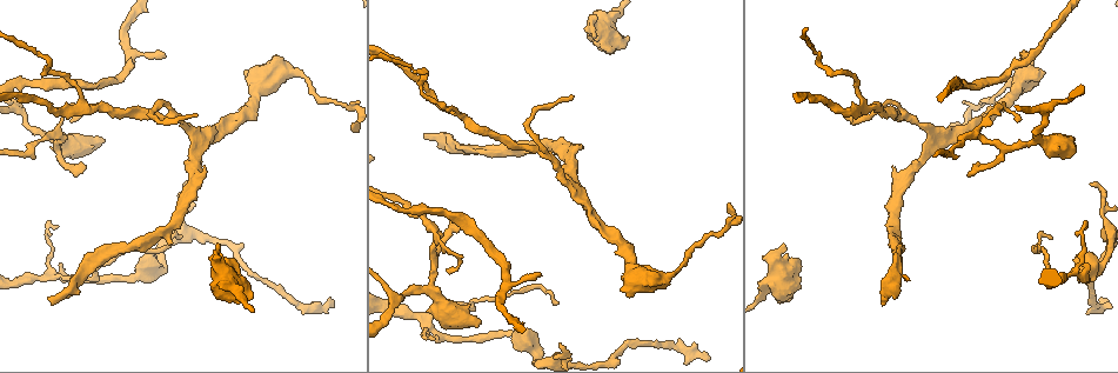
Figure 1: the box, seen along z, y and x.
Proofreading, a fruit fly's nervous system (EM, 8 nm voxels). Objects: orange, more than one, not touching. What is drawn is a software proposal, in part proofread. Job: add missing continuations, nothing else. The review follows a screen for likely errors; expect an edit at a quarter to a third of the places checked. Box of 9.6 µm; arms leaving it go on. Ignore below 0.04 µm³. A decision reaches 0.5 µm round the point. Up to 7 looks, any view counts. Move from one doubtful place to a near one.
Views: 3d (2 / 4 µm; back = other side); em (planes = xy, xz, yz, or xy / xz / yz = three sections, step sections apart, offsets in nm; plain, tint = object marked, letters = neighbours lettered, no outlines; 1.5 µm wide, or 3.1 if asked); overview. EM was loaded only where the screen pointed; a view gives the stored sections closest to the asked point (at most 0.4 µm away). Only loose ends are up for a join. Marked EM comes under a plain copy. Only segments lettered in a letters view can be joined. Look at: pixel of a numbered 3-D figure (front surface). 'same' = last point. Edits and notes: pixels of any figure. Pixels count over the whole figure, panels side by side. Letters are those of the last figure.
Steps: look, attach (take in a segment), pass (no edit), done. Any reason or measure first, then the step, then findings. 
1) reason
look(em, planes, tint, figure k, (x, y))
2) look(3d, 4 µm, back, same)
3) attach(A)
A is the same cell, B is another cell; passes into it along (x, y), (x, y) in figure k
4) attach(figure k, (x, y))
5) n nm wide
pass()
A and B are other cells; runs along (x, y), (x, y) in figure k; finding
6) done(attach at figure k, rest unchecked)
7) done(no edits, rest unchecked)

tapers out
look(em, planes, letters, figure 1, (1084, 225))

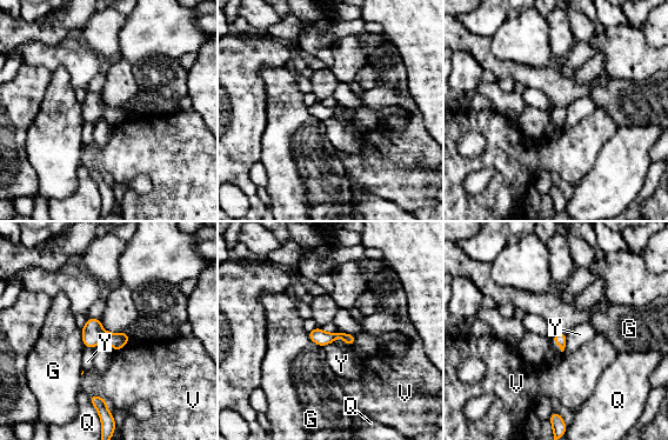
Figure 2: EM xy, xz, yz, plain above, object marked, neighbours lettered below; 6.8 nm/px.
90 nm wide
pass()
G, Q, V and Y are other cells; runs along (312, 334), (342, 335), (352, 340) in figure 2; no lettered segment goes on from it

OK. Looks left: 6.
look(3d, 2 µm, figure 1, (1092, 182))

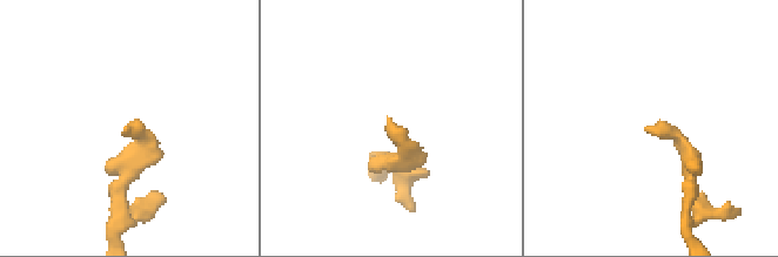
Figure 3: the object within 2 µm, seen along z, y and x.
shape alone is not enough
look(em, xz, step 8, letters, figure 3, (649, 127))

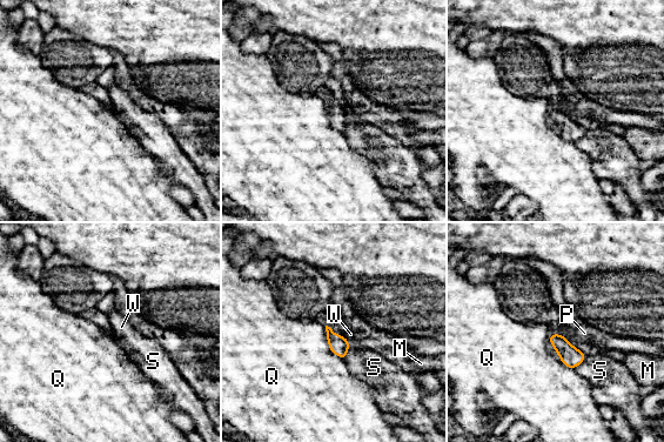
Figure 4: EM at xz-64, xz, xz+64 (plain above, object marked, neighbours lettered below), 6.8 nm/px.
look(em, planes, letters, same)

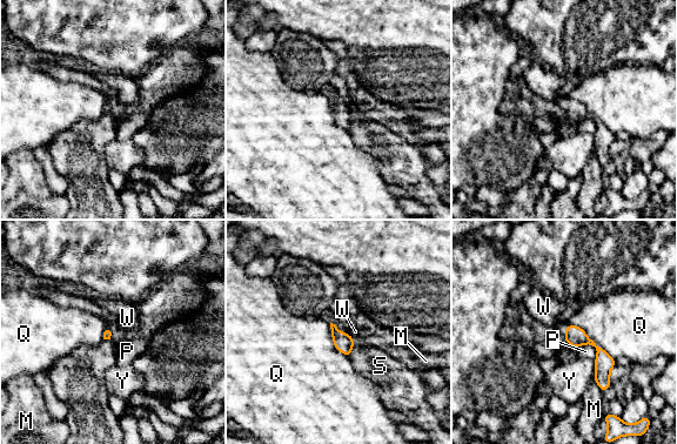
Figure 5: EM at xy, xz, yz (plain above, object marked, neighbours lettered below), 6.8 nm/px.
pass()
M, P, Q, S, W and Y are other cells; border along (569, 322), (580, 327), (614, 360) in figure 5; none of them fits

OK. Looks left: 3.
look(3d, 4 µm, figure 1, (330, 298))

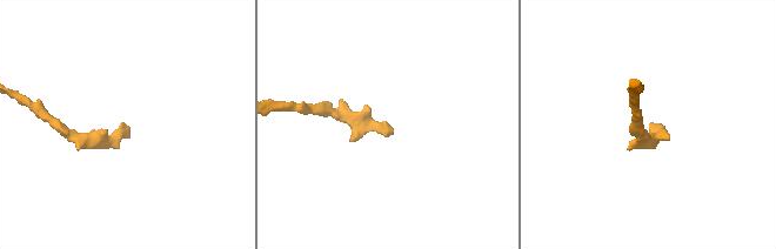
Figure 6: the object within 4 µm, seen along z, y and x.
now the EM
look(em, planes, letters, figure 6, (120, 128))

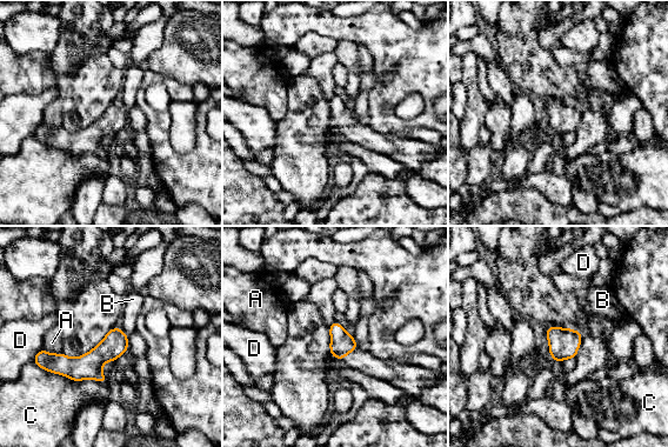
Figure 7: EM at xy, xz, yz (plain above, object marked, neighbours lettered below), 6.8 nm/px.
C touches over 550 nm
pass()
A, B, C and D are other cells; border along (118, 327), (127, 335) in figure 7; none of them fits

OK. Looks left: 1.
done(no edits, rest unchecked)

